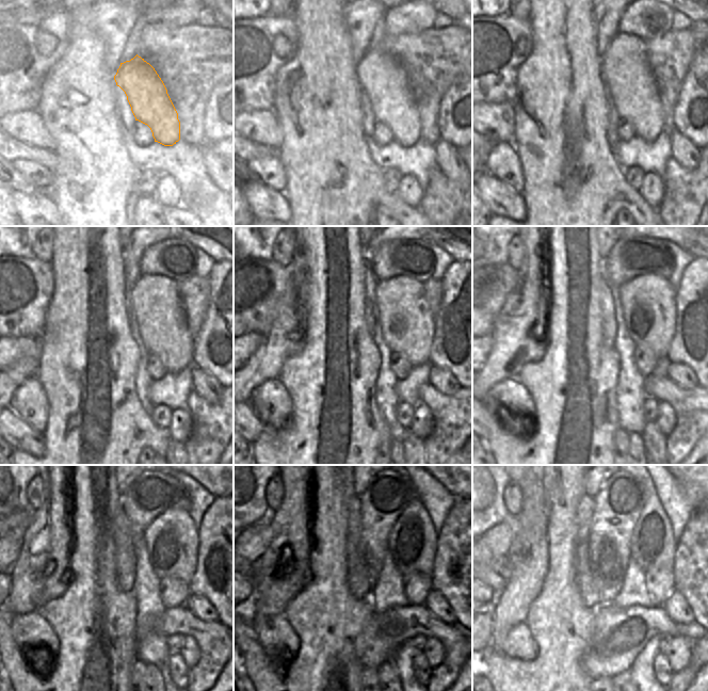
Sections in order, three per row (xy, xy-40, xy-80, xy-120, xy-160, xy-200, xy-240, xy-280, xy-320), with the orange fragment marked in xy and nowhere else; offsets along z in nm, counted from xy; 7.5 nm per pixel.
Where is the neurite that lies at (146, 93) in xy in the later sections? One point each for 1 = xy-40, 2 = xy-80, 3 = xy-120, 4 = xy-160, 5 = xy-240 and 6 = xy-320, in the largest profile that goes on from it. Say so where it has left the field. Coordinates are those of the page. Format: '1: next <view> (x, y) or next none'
1: next xy-40 (382, 77)
2: next xy-80 (625, 68)
3: next xy-120 (156, 302)
4: next xy-160 (407, 324)
5: next xy-240 (171, 540)
6: next xy-320 (652, 544)

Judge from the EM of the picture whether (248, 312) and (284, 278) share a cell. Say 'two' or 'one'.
one

